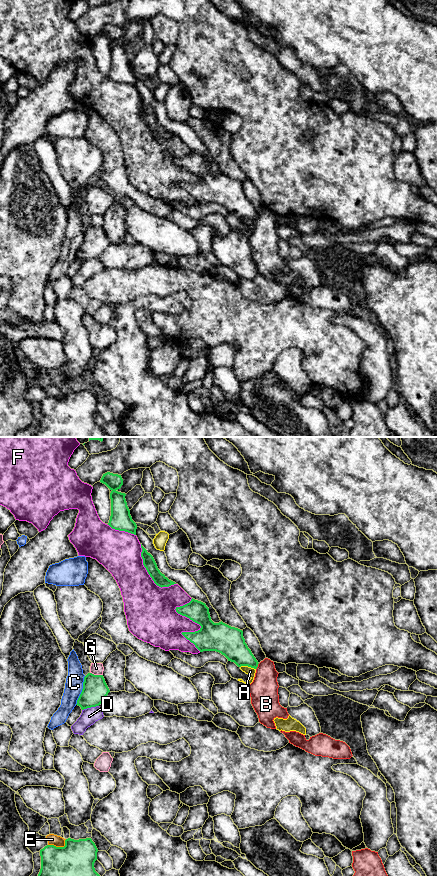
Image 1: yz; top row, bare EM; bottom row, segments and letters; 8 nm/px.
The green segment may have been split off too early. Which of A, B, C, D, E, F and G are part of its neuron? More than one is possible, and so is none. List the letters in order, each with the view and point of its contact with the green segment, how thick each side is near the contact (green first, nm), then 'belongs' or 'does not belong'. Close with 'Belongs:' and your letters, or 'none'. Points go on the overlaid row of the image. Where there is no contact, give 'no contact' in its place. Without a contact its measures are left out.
A: contact yz (248, 666); calibres 220 and 70 nm; does not belong
B: contact yz (257, 666); calibres 200 and 220 nm; does not belong
C: contact yz (82, 690); calibres 200 and 140 nm; does not belong
D: contact yz (90, 707); calibres 200 and 140 nm; does not belong
E: contact yz (59, 847); calibres 280 and 90 nm; does not belong
F: contact yz (198, 623); calibres 240 and 260 nm; does not belong
G: contact yz (96, 675); calibres 200 and 100 nm; does not belong
Belongs: none

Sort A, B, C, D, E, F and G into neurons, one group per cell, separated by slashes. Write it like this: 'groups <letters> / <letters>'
groups A / B / C / D / E / F / G

